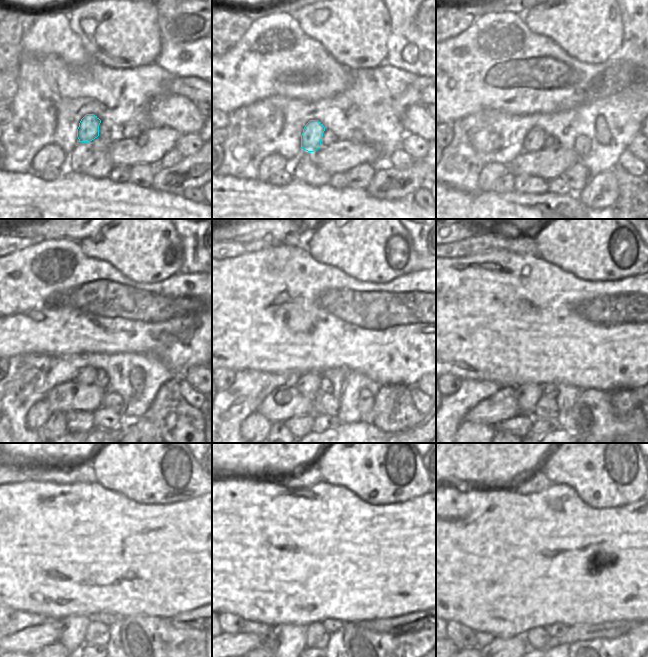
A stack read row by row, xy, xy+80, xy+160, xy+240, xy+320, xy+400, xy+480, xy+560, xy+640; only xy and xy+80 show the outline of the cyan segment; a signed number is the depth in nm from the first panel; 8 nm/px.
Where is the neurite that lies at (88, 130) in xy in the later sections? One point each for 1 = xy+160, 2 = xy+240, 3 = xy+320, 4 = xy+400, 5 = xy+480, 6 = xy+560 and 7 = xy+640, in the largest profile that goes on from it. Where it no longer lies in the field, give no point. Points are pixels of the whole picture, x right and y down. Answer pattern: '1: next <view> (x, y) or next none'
1: next xy+160 (533, 142)
2: next xy+240 (86, 375)
3: next xy+320 (308, 383)
4: next xy+400 (528, 395)
5: next xy+480 (72, 629)
6: next xy+560 (287, 641)
7: next xy+640 (516, 646)

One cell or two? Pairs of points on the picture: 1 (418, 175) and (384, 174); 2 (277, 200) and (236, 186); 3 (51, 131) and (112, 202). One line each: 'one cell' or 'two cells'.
1: one cell
2: one cell
3: two cells

